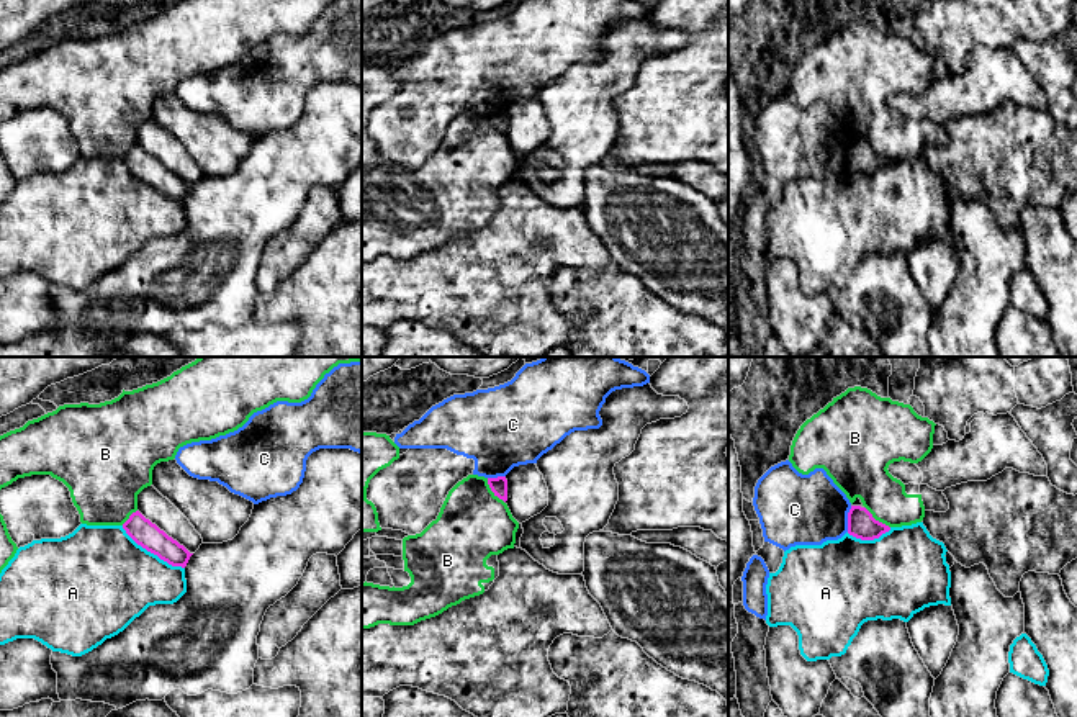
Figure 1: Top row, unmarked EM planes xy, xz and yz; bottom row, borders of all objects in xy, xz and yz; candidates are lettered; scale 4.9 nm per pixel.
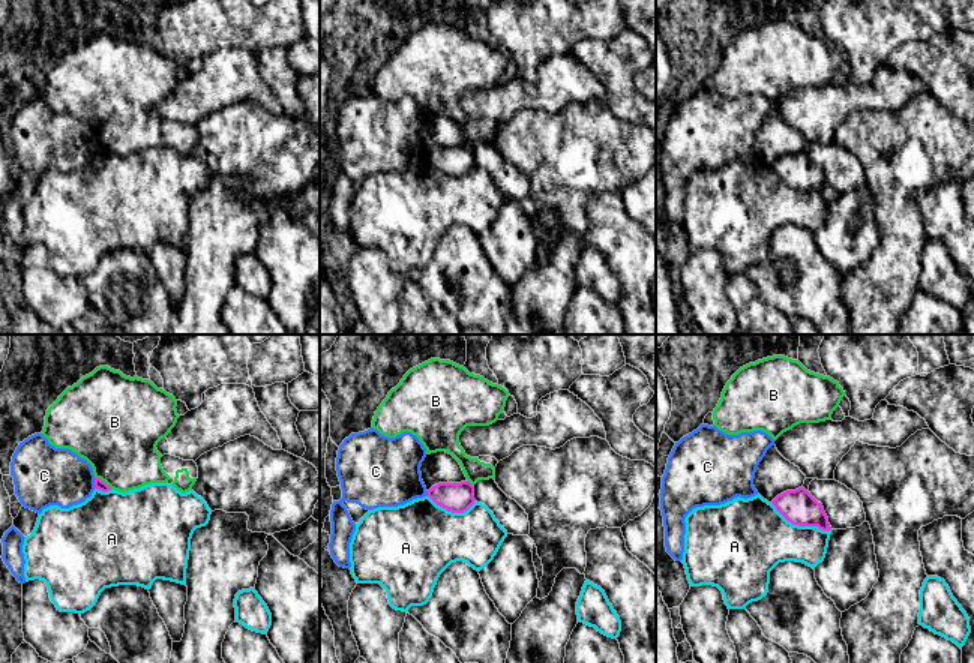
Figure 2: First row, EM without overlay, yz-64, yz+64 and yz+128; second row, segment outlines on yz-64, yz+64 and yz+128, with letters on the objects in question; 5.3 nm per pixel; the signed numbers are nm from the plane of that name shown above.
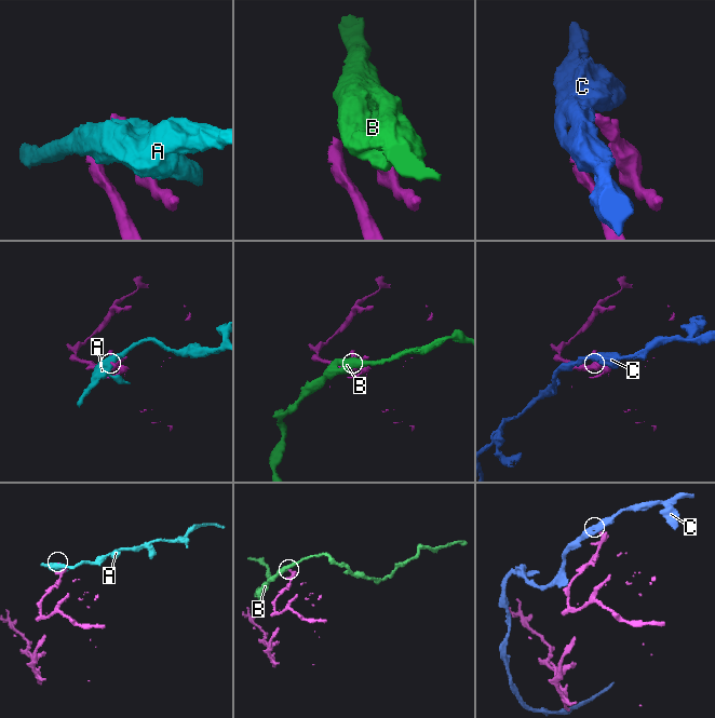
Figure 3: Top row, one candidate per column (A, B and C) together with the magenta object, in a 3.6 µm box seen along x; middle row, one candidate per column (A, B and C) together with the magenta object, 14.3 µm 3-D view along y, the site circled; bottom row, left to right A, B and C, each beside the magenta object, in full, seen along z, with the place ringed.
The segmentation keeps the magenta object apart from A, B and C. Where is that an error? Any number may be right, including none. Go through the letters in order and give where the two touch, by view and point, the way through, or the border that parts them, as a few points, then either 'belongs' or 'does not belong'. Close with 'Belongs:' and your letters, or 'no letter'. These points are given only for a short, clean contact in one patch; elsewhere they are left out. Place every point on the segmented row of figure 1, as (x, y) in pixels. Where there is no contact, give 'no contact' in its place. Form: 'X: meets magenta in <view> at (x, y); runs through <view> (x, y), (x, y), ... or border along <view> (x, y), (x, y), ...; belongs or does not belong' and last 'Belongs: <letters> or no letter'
A: meets magenta in xy at (153, 552); does not belong
B: meets magenta in xz at (493, 491); border along xz (486, 478), (486, 483), (504, 503); does not belong
C: meets magenta in yz at (848, 519); border along yz (851, 506), (847, 531); does not belong
Belongs: no letter

